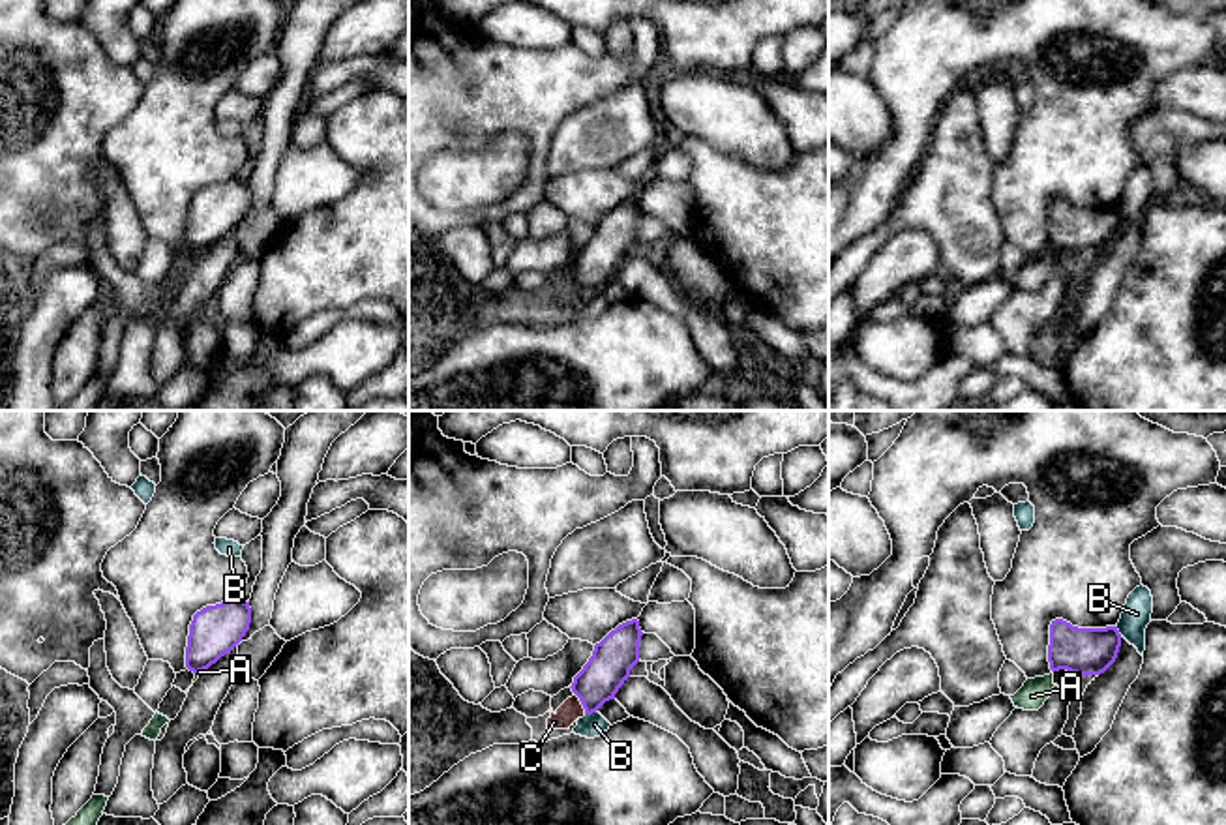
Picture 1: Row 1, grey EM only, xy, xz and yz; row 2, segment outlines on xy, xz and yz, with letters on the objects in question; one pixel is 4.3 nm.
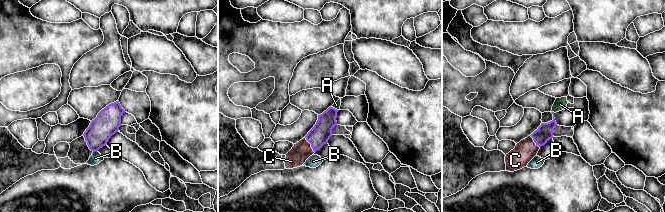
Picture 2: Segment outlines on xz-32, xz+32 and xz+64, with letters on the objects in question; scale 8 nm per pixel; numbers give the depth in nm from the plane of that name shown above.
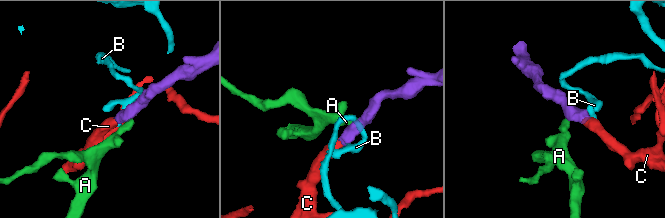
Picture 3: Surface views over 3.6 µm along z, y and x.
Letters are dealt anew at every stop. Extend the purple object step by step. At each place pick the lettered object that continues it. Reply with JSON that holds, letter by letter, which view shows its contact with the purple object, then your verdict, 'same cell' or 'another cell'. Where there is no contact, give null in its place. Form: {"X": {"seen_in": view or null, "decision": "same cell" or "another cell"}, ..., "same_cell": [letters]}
{"A": {"seen_in": "xy", "decision": "another cell"}, "B": {"seen_in": "xz", "decision": "another cell"}, "C": {"seen_in": "xz", "decision": "same cell"}, "same_cell": ["C"]}

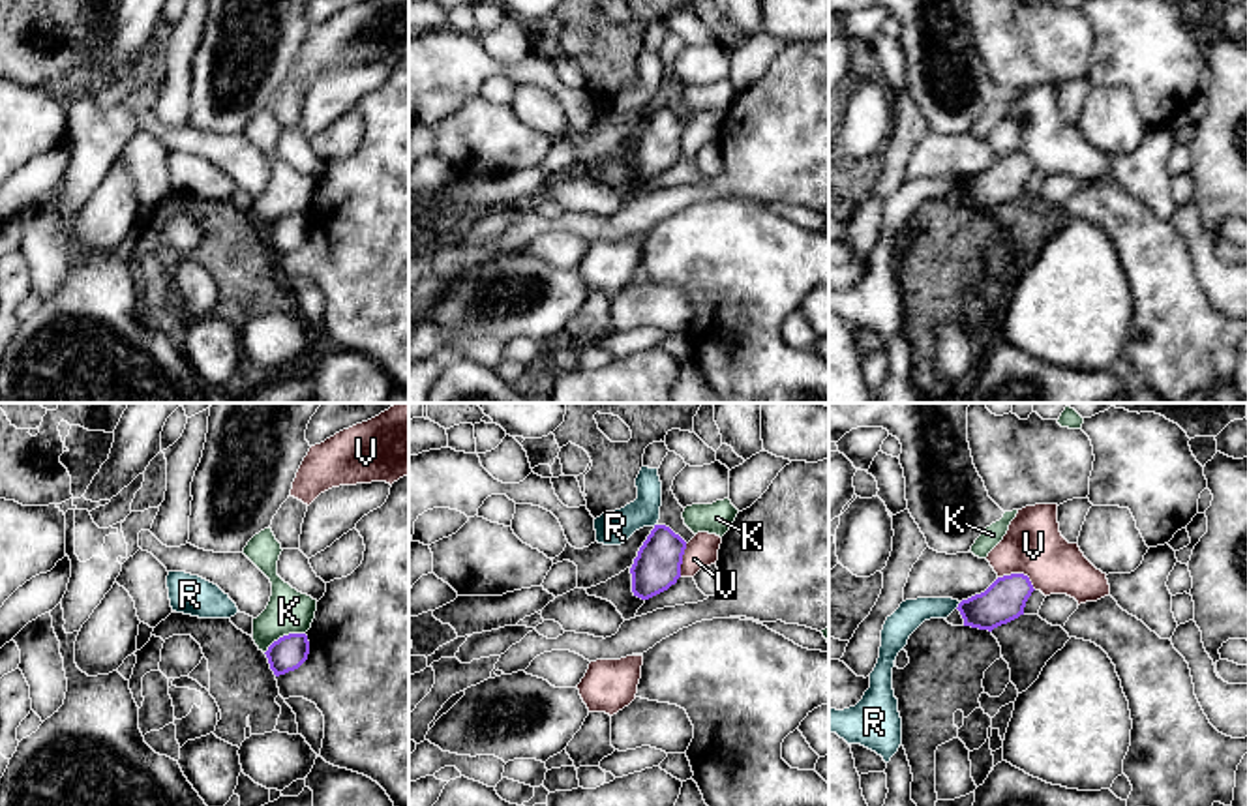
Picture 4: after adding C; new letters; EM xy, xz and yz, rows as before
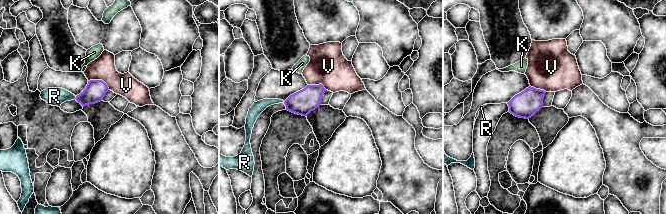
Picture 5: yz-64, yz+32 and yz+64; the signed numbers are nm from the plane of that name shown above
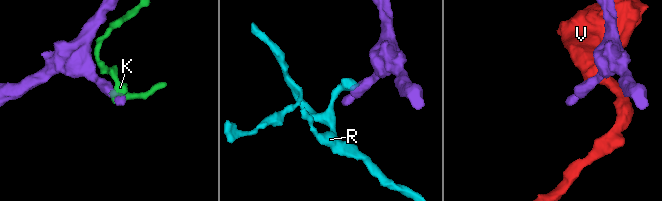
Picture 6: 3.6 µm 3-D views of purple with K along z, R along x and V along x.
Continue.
{"K": {"seen_in": "xy", "decision": "another cell"}, "R": {"seen_in": "yz", "decision": "another cell"}, "V": {"seen_in": "yz", "decision": "another cell"}, "same_cell": []}

